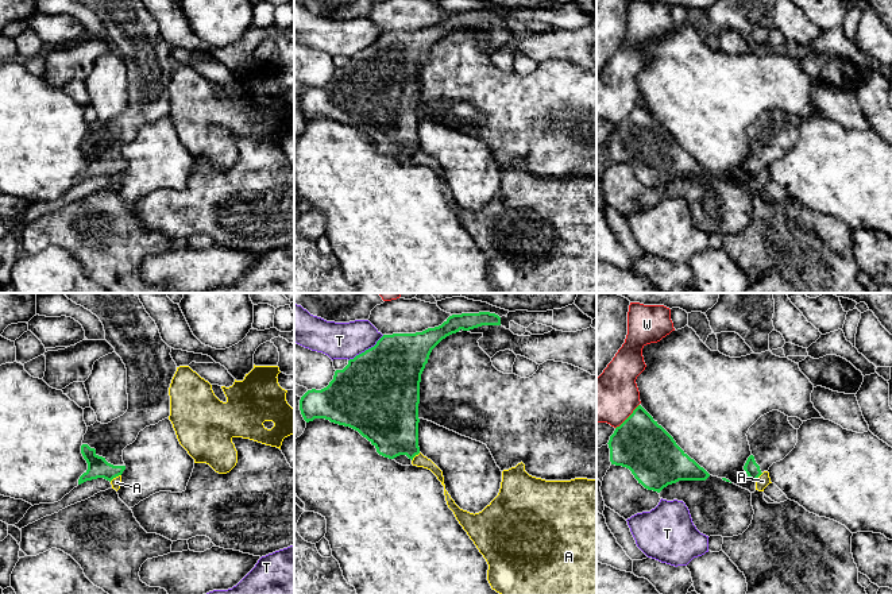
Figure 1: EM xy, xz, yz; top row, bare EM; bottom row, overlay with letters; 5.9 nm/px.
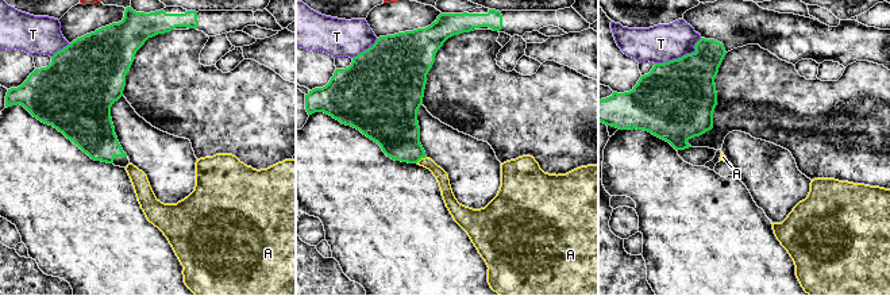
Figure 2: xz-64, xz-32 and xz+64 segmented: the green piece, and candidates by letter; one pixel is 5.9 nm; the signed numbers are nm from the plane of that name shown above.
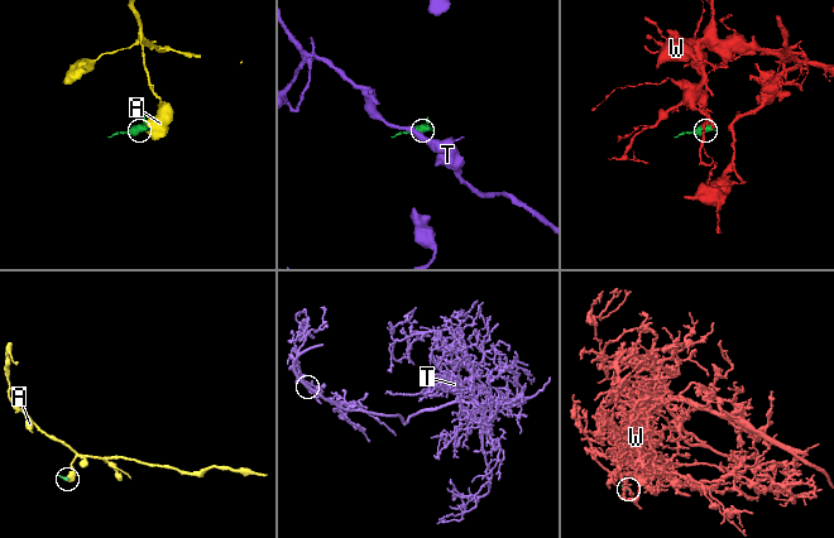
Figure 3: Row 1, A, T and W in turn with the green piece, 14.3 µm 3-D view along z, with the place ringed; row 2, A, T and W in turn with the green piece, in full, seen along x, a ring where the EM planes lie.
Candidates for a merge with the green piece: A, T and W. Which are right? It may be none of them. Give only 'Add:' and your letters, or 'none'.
Add: none

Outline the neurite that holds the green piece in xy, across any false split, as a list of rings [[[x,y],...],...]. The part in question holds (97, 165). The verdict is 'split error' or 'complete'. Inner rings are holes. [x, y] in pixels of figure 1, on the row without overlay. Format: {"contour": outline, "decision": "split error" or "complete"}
{"contour": [[[76,0],[96,12],[104,23],[105,38],[115,46],[127,66],[127,109],[108,122],[96,119],[84,132],[81,151],[88,167],[80,174],[78,182],[104,176],[112,178],[123,171],[123,147],[132,142],[139,130],[155,123],[170,113],[169,85],[177,69],[169,45],[161,35],[155,19],[146,9],[142,0]]], "decision": "split error"}

